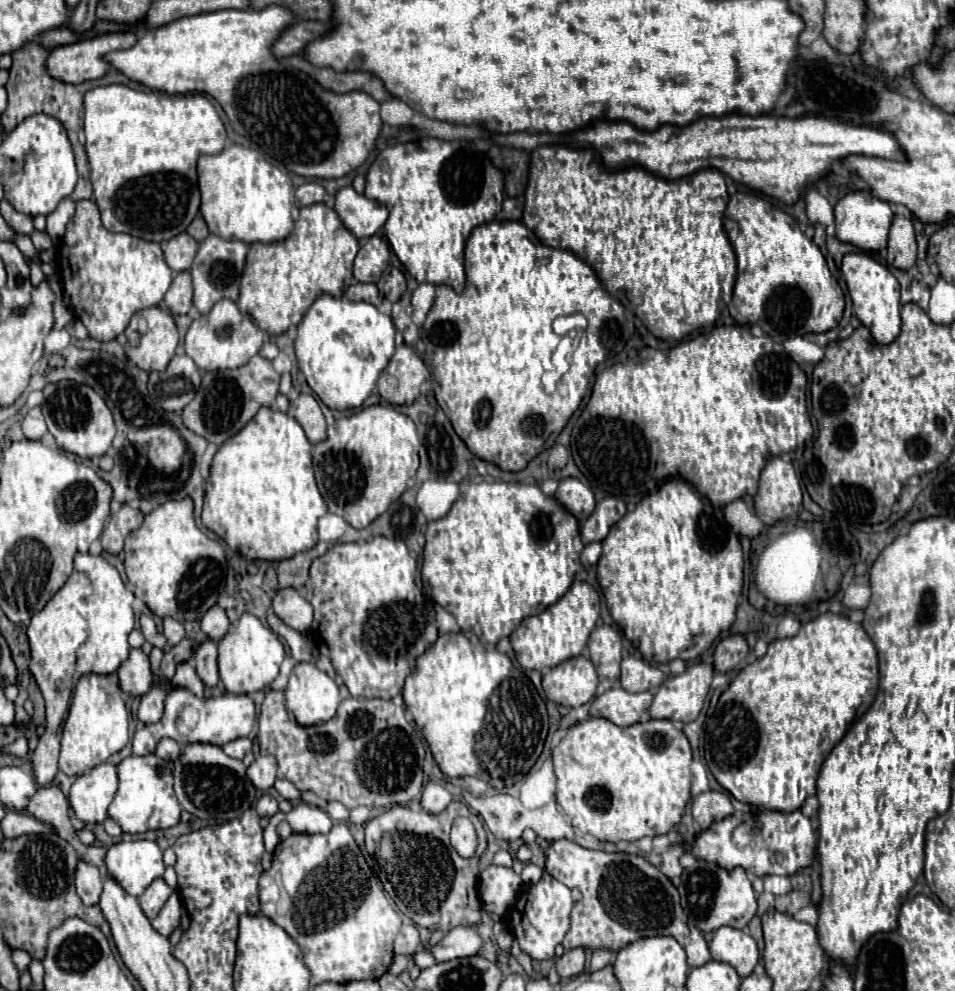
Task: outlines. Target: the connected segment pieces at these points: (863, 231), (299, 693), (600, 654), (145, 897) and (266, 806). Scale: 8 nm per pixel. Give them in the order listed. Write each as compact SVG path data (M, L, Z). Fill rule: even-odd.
M869 191L849 193L835 205L835 225L837 225L837 239L845 243L853 243L865 251L879 251L887 247L889 227L893 221L893 211L887 201L873 197Z
M297 663L287 689L287 709L295 715L299 725L315 725L335 717L341 703L337 683L315 663Z
M597 625L589 635L589 657L599 673L599 677L617 679L623 641L621 635L611 625Z
M159 877L145 889L143 895L137 897L143 913L147 915L147 919L155 919L157 917L157 913L161 911L161 907L165 905L165 901L169 899L171 893L173 893L173 889L167 887L167 883Z
M263 795L263 797L257 801L257 813L259 813L261 817L273 817L277 811L279 811L279 805L277 805L277 801L275 801L273 797Z

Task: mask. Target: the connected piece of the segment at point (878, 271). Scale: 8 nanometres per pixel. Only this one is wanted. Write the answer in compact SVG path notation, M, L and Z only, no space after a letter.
M847 253L841 265L843 277L847 281L847 289L853 299L853 309L859 321L871 329L871 335L877 343L887 345L899 337L901 329L901 303L899 303L899 281L895 275L881 263L877 263L867 253Z

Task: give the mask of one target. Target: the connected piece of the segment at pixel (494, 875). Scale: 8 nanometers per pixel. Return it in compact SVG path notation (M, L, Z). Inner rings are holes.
M489 865L481 871L477 885L483 909L497 915L507 913L507 909L517 901L521 885L523 881L513 869Z

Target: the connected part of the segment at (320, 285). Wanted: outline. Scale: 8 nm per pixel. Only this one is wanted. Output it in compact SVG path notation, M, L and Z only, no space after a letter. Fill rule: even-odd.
M325 203L303 207L295 229L281 243L253 243L247 253L241 277L239 309L249 313L253 321L271 335L285 333L289 325L297 325L309 305L323 293L341 297L353 279L353 259L359 251L355 235L345 229L335 209Z

